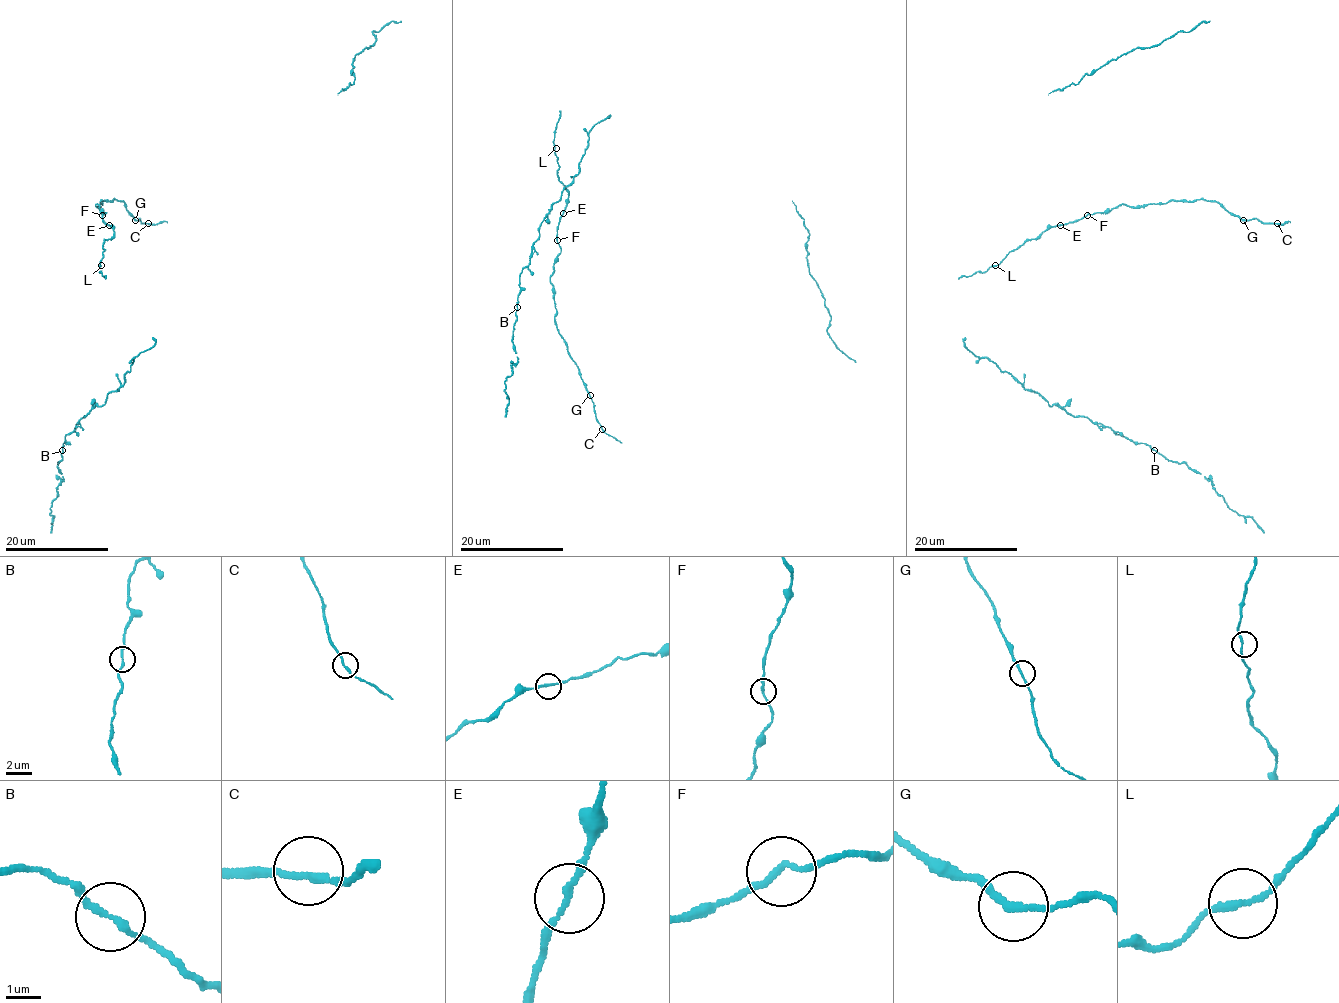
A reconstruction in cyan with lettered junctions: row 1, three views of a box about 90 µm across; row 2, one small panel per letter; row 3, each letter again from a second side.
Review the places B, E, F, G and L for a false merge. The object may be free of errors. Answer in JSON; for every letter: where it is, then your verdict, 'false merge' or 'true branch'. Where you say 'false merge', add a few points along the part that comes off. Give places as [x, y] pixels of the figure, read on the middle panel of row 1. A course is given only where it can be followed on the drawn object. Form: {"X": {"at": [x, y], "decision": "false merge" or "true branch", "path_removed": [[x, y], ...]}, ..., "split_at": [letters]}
{"B": {"at": [517, 307], "decision": "true branch"}, "E": {"at": [563, 213], "decision": "true branch"}, "F": {"at": [557, 240], "decision": "true branch"}, "G": {"at": [590, 395], "decision": "false merge", "path_removed": [[589, 396], [601, 428], [622, 442]]}, "L": {"at": [556, 148], "decision": "true branch"}, "split_at": ["G"]}

